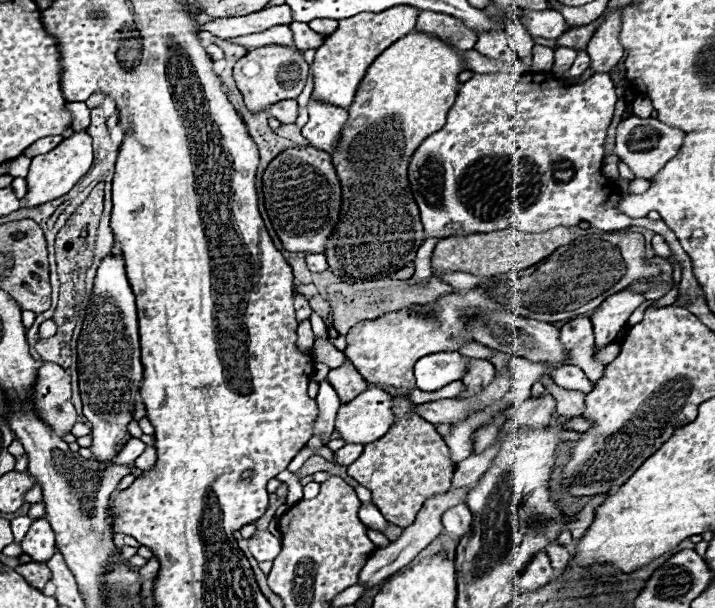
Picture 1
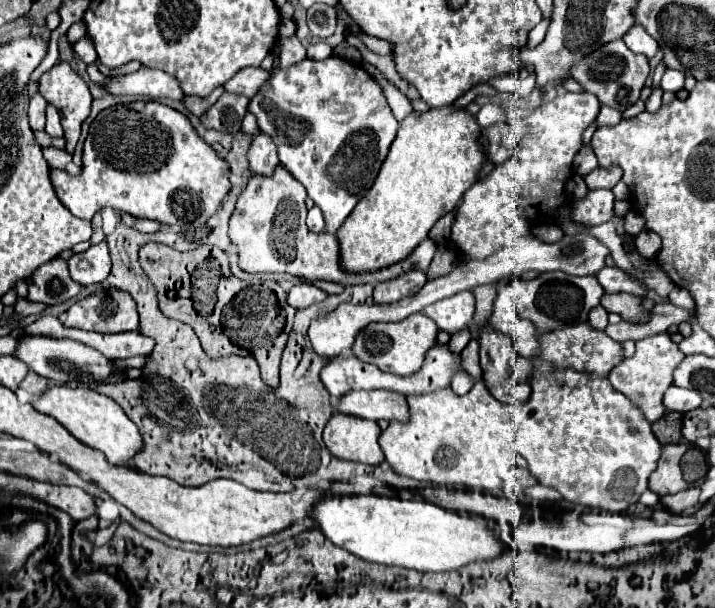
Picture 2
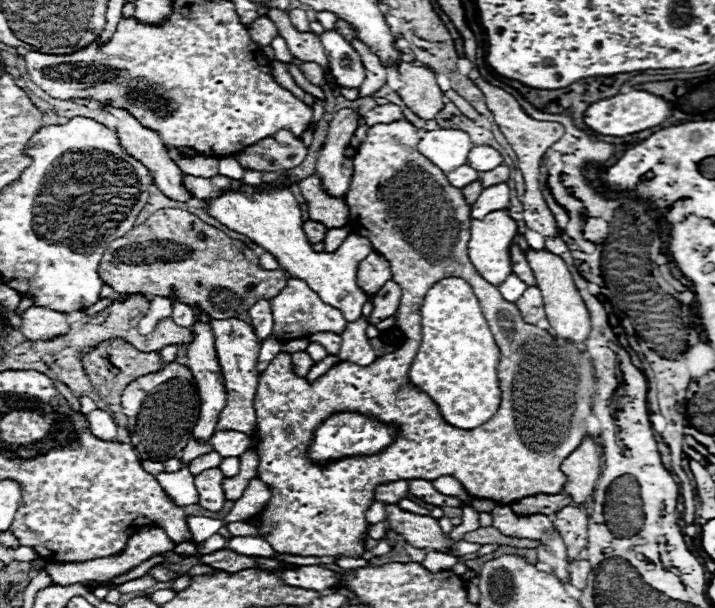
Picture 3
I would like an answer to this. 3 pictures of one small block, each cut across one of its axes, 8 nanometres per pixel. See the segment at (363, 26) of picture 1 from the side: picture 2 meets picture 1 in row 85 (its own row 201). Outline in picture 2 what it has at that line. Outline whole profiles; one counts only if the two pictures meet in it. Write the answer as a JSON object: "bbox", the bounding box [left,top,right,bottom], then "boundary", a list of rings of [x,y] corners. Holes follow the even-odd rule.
{"bbox":[248,56,398,234],"boundary":[[[330,56],[326,60],[306,58],[286,70],[274,70],[266,86],[250,100],[248,110],[256,114],[258,128],[274,138],[280,164],[292,170],[294,178],[304,184],[308,196],[324,212],[326,232],[336,234],[354,206],[372,188],[388,148],[396,138],[398,120],[394,118],[380,84],[362,64],[354,64],[338,56]]]}

